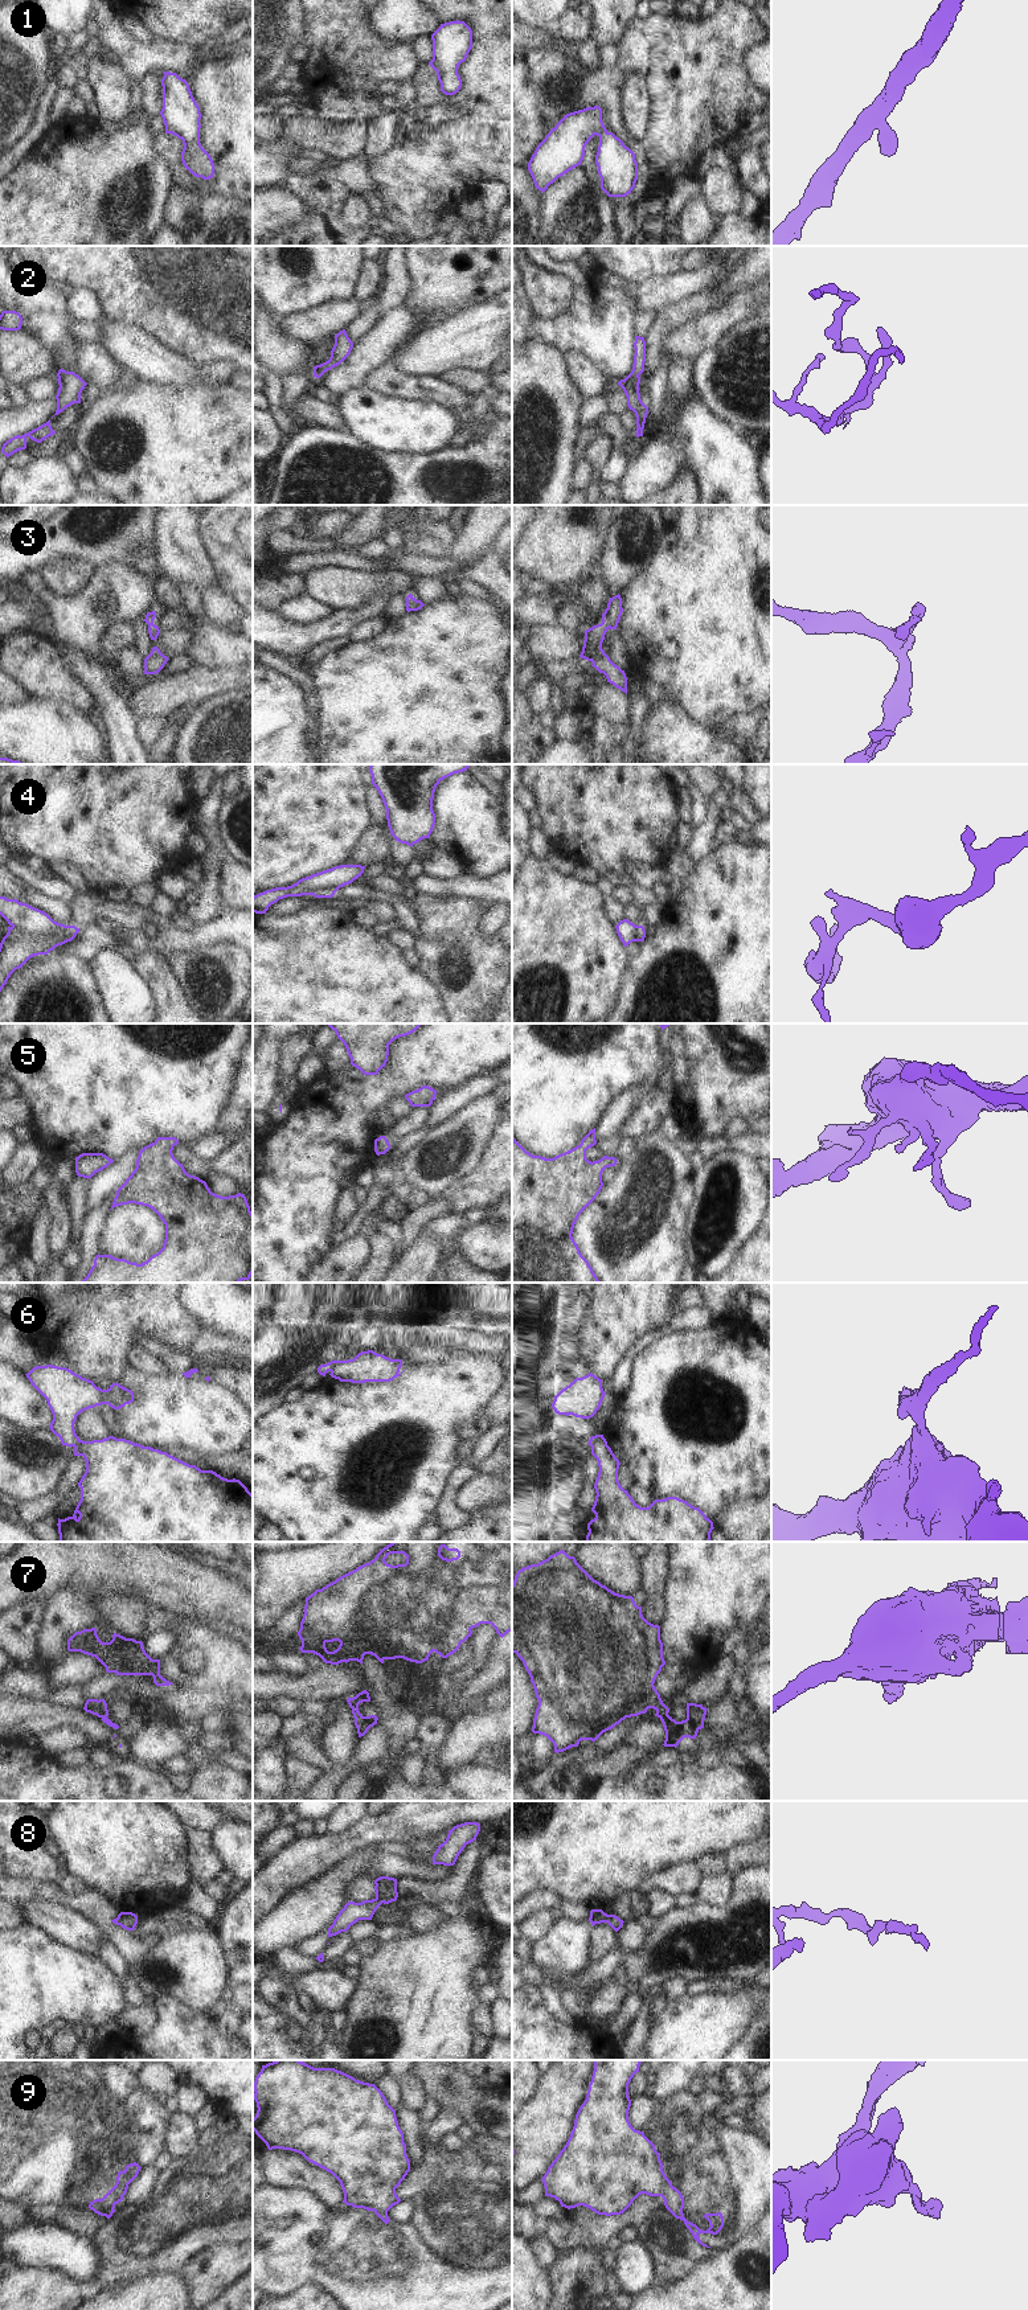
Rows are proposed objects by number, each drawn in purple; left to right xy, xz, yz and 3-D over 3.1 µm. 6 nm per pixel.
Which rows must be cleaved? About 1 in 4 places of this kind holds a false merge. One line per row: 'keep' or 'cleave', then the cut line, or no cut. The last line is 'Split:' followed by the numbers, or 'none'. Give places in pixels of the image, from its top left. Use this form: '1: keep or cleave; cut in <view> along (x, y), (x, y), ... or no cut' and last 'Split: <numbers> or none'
1: keep; no cut
2: keep; no cut
3: keep; no cut
4: cleave; cut in xy along (12, 926), (40, 935), (65, 935), (70, 932), (74, 936)
5: keep; no cut
6: cleave; cut in xz along (338, 1361), (330, 1370)
7: cleave; cut in yz along (667, 1714), (660, 1718)
8: keep; no cut
9: cleave; cut in yz along (667, 2178), (660, 2195)
Split: 4, 6, 7, 9

